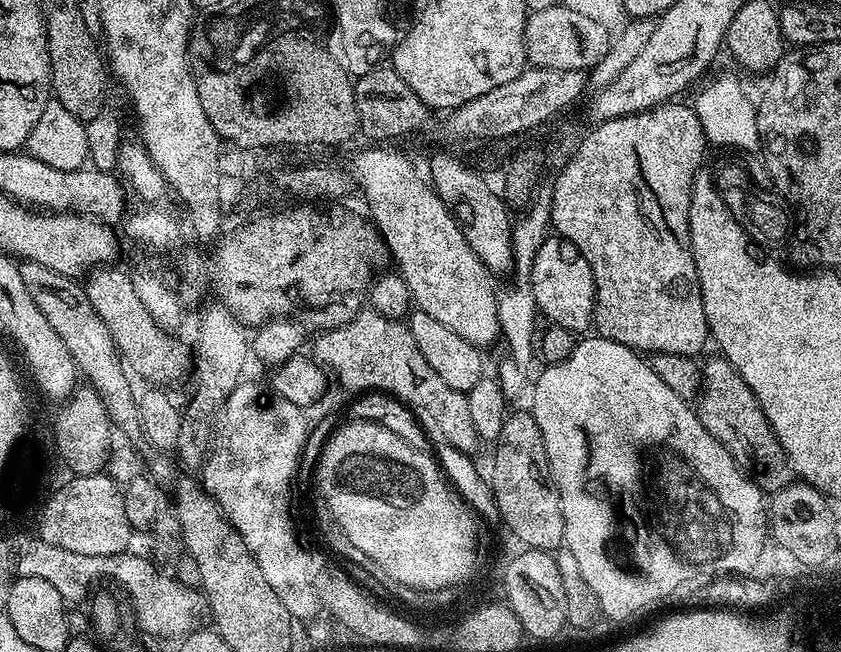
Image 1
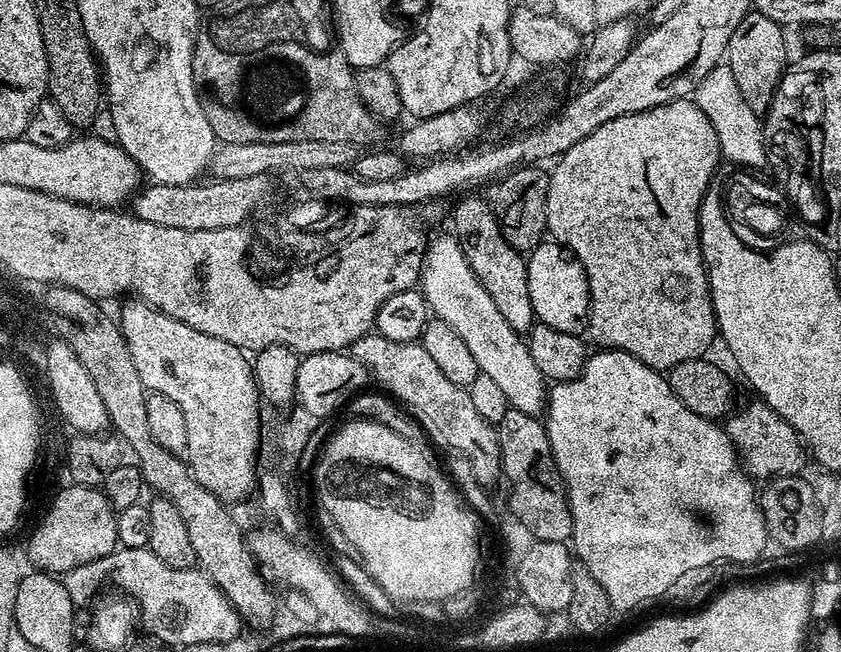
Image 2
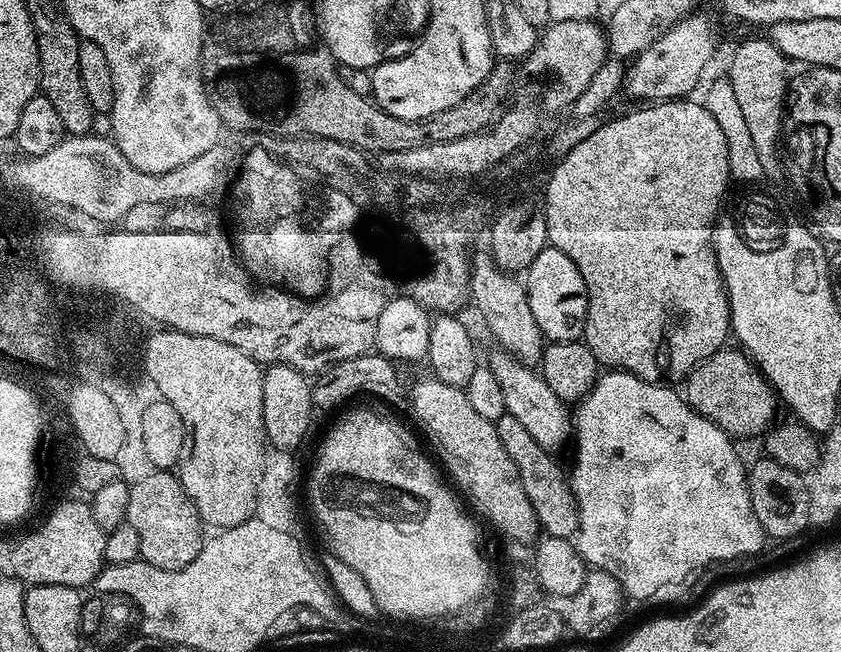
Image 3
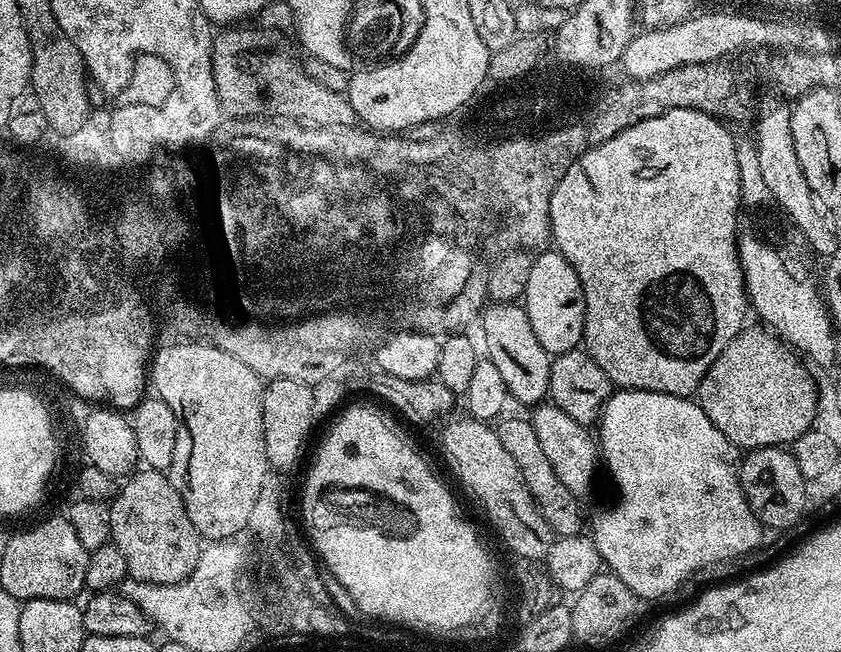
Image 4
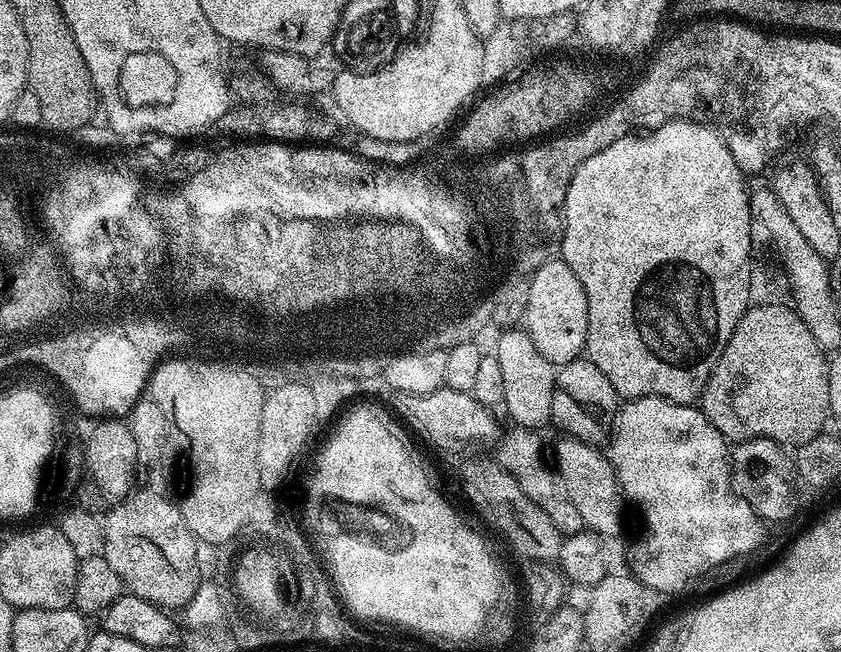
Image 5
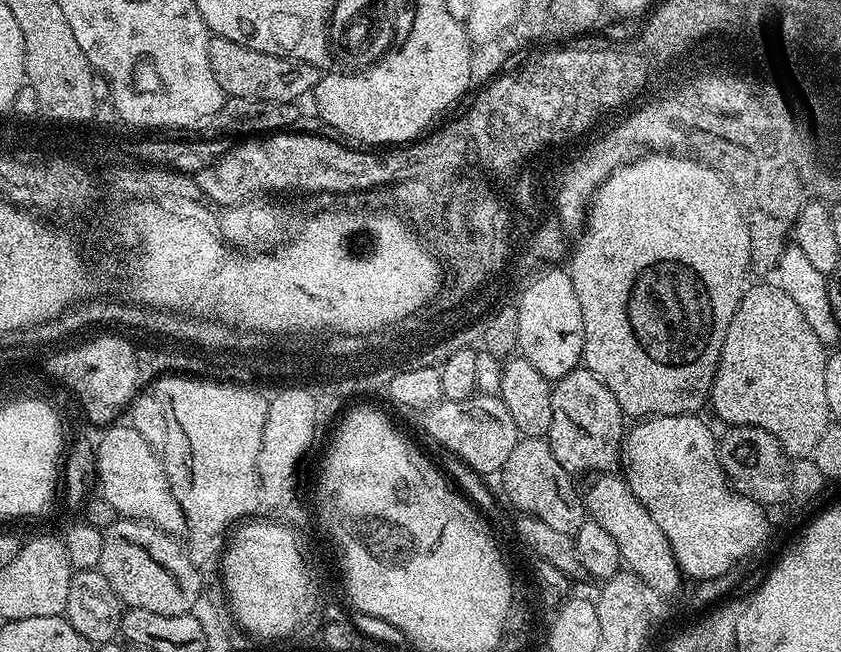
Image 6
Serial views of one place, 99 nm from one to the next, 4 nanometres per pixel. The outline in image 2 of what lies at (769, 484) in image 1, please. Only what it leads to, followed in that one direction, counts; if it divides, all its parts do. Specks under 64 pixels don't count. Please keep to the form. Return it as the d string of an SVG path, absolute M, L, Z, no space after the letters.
M759 398L753 399L753 401L753 404L746 405L741 412L733 411L726 420L728 437L732 445L736 447L736 455L740 457L744 471L748 473L749 477L755 478L757 481L760 479L760 482L767 482L773 476L800 476L805 471L806 445L804 441L794 430L794 426L790 426L790 422L786 422L786 418L778 415L769 404Z

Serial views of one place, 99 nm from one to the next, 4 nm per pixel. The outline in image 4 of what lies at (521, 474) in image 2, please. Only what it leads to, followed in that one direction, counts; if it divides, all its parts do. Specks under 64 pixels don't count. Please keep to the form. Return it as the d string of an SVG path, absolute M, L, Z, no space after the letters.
M510 416L501 419L495 425L498 442L502 442L503 448L510 453L510 458L514 458L518 470L522 470L522 478L526 482L542 518L546 518L546 522L552 527L552 531L557 537L581 535L586 528L584 512L580 509L581 497L566 490L566 485L559 480L558 474L554 474L553 468L550 467L550 461L546 459L546 454L538 443L538 434L534 434L531 419L519 420L516 416Z

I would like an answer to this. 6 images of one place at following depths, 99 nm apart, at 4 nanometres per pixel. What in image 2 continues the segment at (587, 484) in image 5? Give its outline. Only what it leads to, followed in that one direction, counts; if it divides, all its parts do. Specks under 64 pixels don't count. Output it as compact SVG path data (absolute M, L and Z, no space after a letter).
M433 235L424 253L424 270L420 273L418 288L424 294L431 315L446 322L446 326L466 342L474 354L474 362L478 362L478 370L487 374L506 393L509 408L539 417L546 408L546 381L538 366L534 366L534 358L530 358L525 337L502 318L498 306L494 306L490 294L486 294L486 286L482 286L474 270L470 270L466 254L455 235L447 235Z

